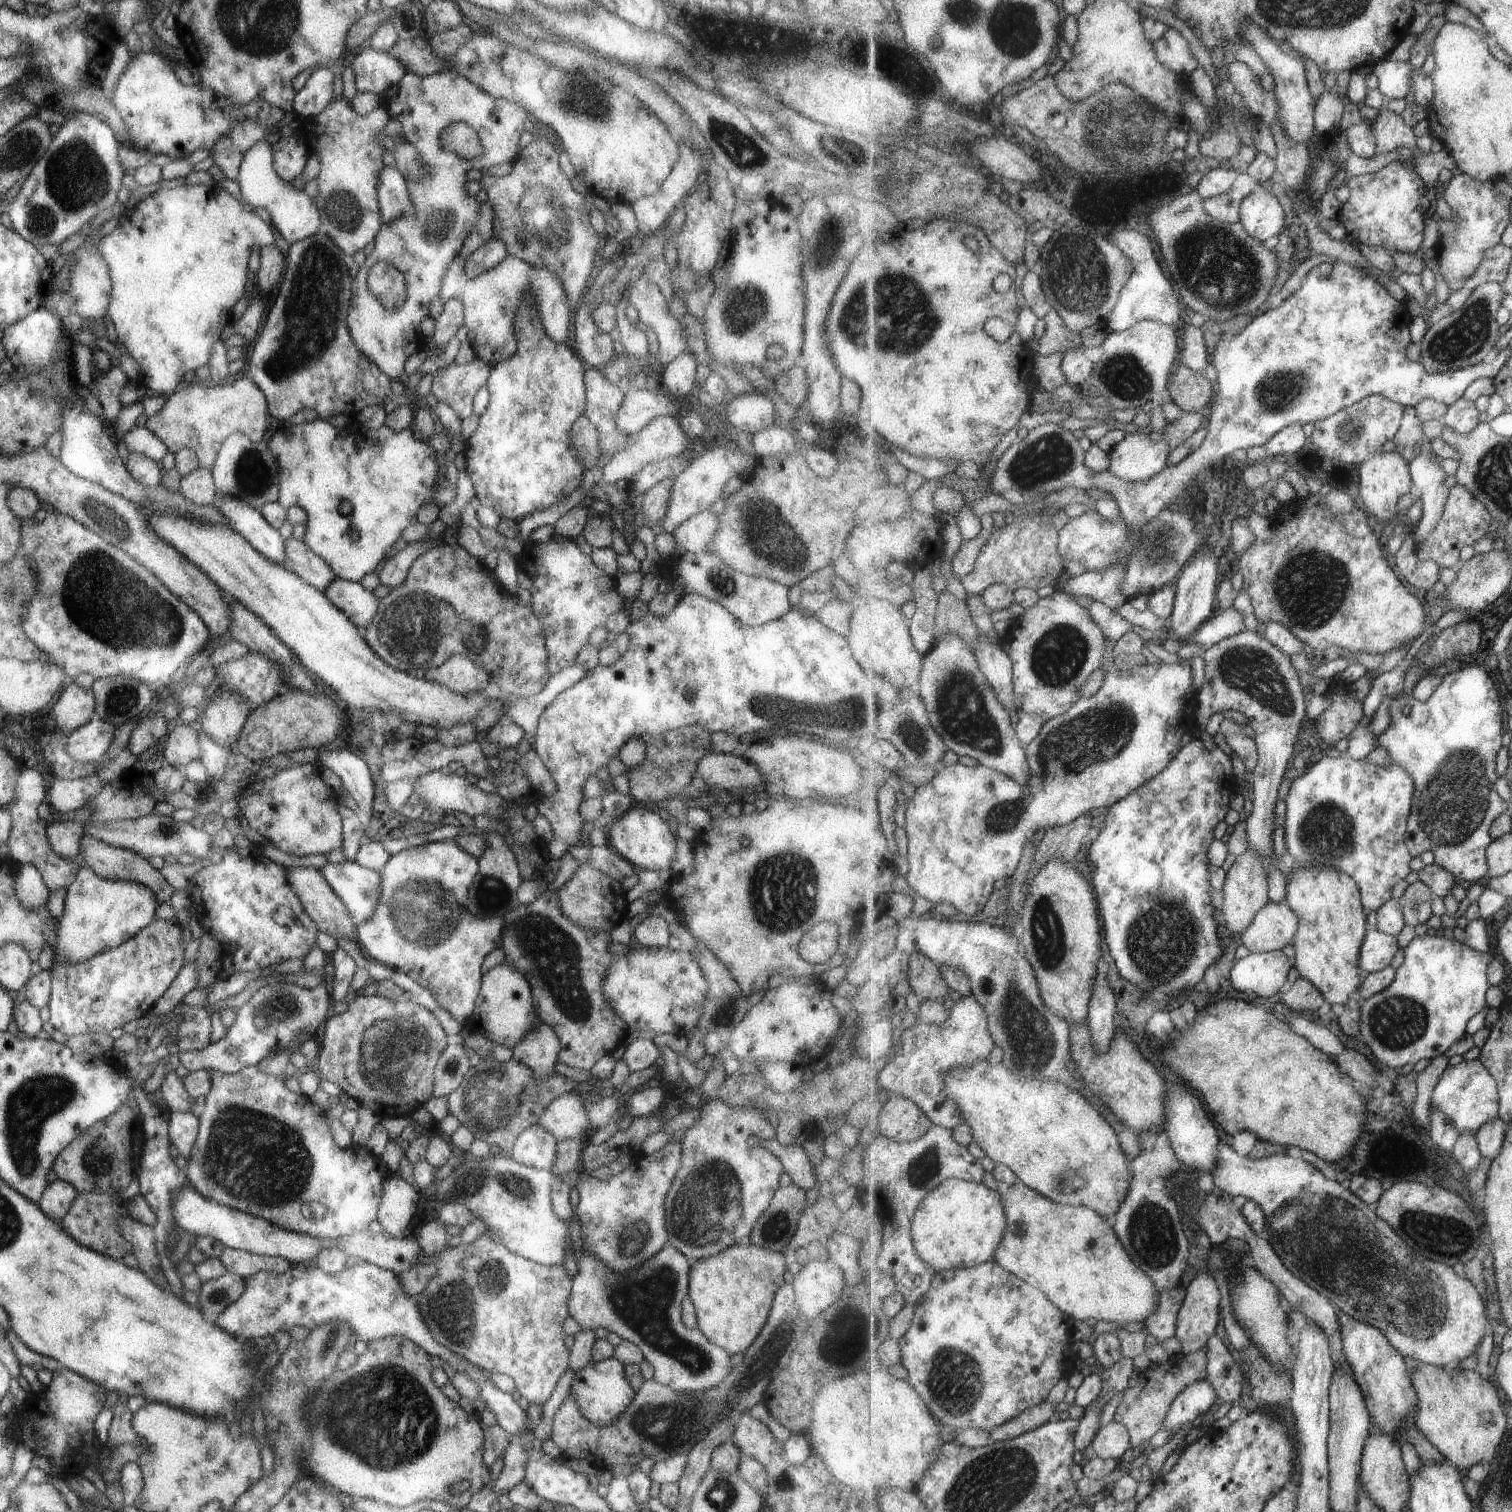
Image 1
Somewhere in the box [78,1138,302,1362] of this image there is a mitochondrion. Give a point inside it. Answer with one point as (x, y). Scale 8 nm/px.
(220, 1295)

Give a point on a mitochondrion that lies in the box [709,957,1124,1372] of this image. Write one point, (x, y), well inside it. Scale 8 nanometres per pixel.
(848, 1337)

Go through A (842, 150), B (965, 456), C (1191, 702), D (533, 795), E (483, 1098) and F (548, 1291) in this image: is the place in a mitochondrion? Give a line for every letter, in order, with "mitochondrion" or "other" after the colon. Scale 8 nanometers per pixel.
A: mitochondrion
B: other
C: other
D: other
E: mitochondrion
F: other

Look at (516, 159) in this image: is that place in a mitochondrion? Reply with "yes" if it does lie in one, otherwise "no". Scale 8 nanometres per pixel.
no

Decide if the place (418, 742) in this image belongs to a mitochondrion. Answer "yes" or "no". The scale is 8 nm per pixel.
no

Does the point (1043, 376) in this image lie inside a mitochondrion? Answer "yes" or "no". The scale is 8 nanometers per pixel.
no

